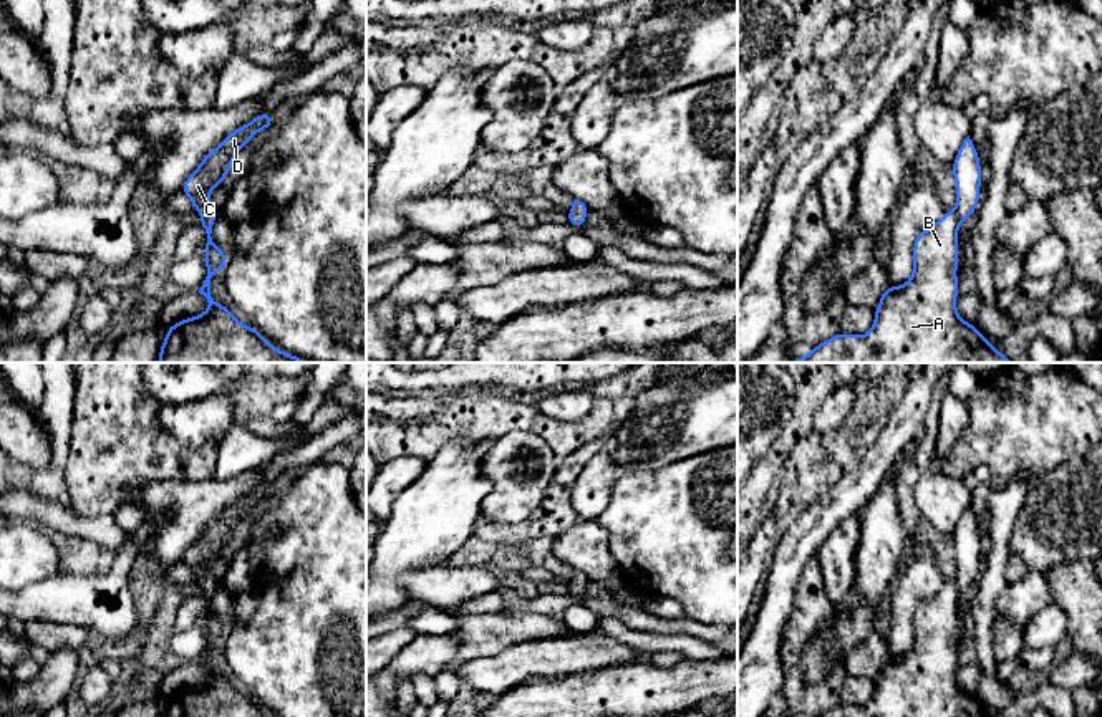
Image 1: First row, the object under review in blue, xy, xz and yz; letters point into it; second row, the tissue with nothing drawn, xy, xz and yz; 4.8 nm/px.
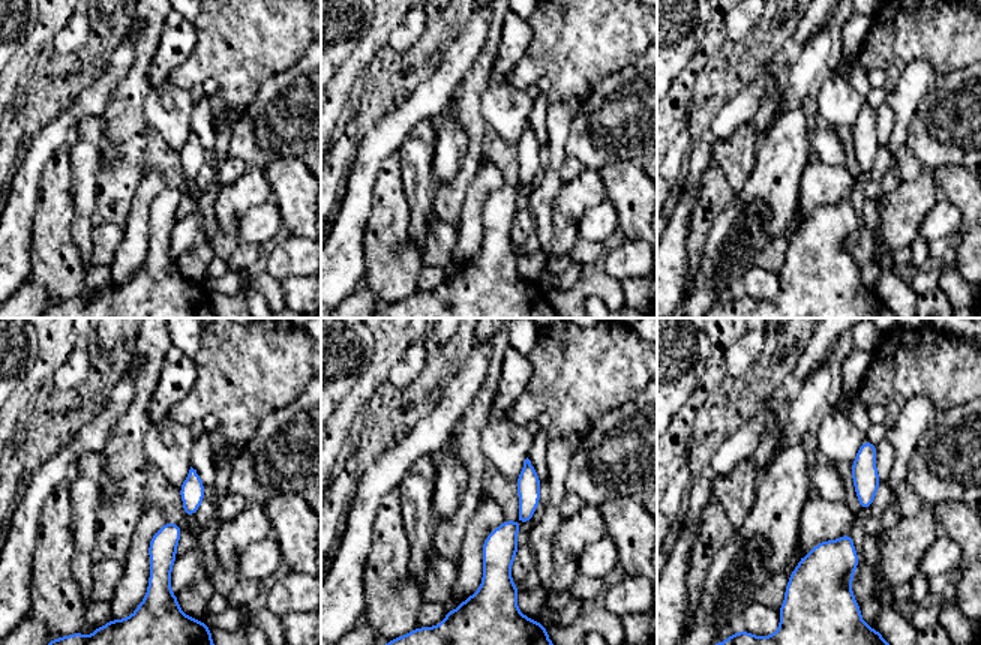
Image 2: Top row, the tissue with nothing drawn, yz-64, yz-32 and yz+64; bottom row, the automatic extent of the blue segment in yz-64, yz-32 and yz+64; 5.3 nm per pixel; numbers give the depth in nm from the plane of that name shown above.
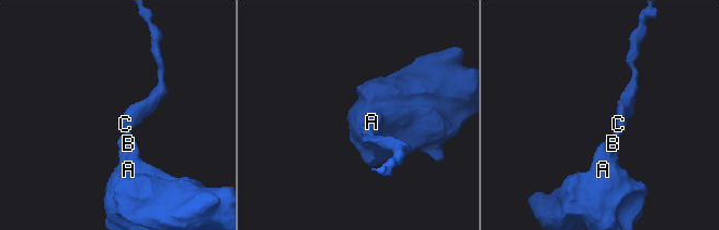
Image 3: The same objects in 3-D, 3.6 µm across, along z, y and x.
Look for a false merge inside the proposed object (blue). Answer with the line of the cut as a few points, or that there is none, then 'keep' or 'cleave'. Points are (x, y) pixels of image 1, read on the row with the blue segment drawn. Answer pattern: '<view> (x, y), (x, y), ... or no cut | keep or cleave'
no cut | keep

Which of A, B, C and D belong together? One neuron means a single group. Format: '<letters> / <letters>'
A B C D

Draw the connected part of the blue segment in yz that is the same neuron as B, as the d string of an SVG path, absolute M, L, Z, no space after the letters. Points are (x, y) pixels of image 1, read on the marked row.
M969 139L963 141L951 166L956 182L956 205L913 243L913 275L900 286L887 286L875 308L872 330L863 334L835 334L814 346L804 358L792 363L1014 363L998 351L974 325L966 323L956 311L958 298L958 240L961 222L974 215L981 187L981 164Z

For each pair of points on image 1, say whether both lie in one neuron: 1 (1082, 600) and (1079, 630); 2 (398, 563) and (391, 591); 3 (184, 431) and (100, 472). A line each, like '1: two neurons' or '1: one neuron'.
1: one neuron
2: one neuron
3: two neurons

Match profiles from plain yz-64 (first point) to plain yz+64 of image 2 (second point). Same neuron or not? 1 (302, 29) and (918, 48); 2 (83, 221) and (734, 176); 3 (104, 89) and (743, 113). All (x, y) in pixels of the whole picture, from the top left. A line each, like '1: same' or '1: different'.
1: same
2: same
3: same

